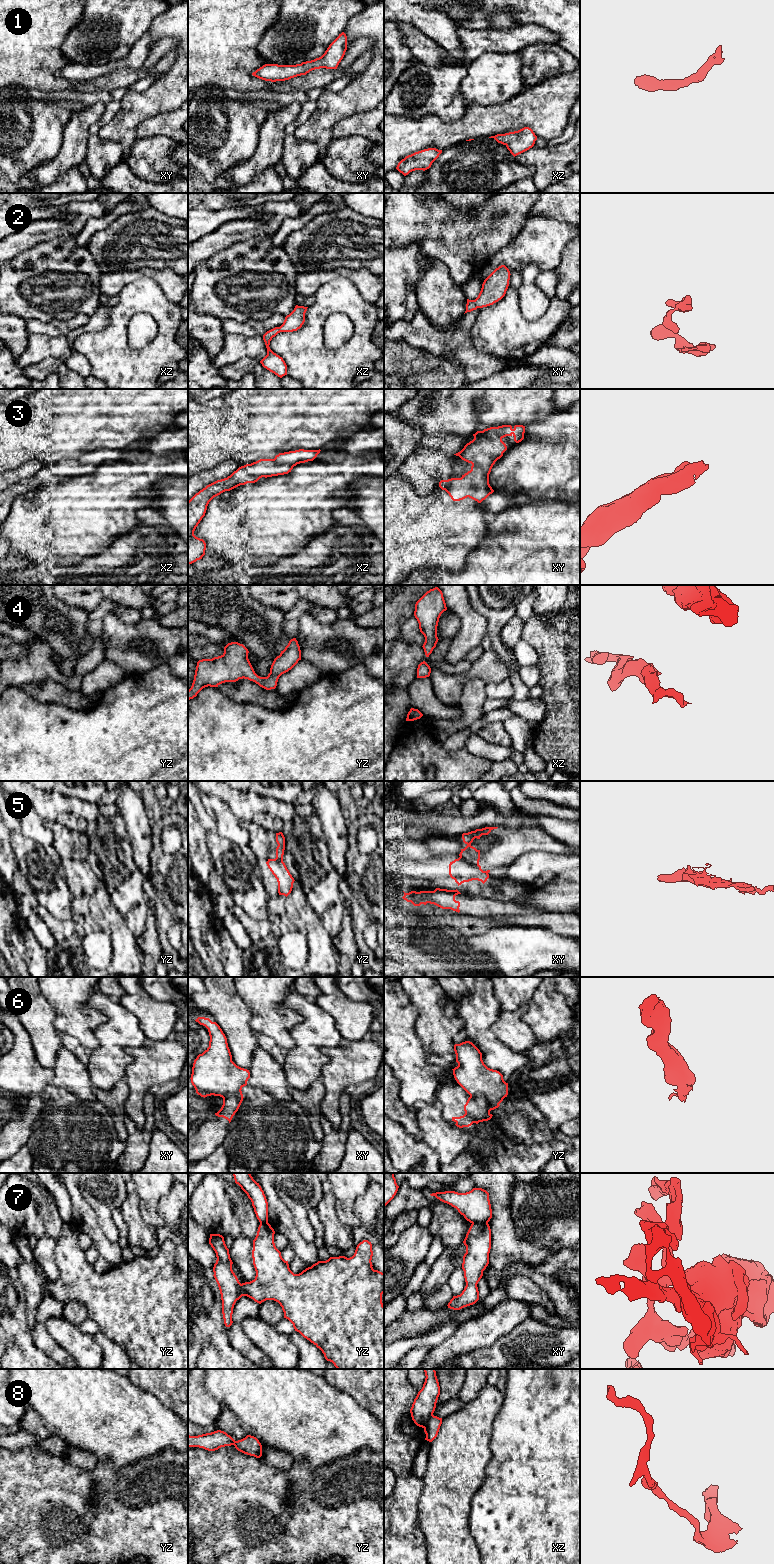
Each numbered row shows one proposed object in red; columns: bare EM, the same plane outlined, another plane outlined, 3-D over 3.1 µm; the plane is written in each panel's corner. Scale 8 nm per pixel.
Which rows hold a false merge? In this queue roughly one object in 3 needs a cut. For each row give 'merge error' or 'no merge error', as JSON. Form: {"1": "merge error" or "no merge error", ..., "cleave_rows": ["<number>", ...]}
{"1": "no merge error", "2": "no merge error", "3": "no merge error", "4": "no merge error", "5": "merge error", "6": "merge error", "7": "merge error", "8": "merge error", "cleave_rows": ["5", "6", "7", "8"]}

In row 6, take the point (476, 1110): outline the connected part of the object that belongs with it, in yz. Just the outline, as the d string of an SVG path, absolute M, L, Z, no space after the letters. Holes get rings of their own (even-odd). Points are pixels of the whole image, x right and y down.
M470 1096L464 1105L465 1114L460 1117L452 1117L457 1127L469 1127L473 1123L488 1121L492 1118L492 1114L488 1110L486 1099L482 1096Z

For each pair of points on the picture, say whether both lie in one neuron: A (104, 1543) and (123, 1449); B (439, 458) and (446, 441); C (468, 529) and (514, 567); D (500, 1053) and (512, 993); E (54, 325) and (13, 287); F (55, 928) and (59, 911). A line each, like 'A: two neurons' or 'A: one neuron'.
A: two neurons
B: two neurons
C: two neurons
D: two neurons
E: two neurons
F: two neurons

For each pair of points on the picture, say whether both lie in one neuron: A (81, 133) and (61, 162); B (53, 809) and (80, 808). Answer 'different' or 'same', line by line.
A: same
B: same

